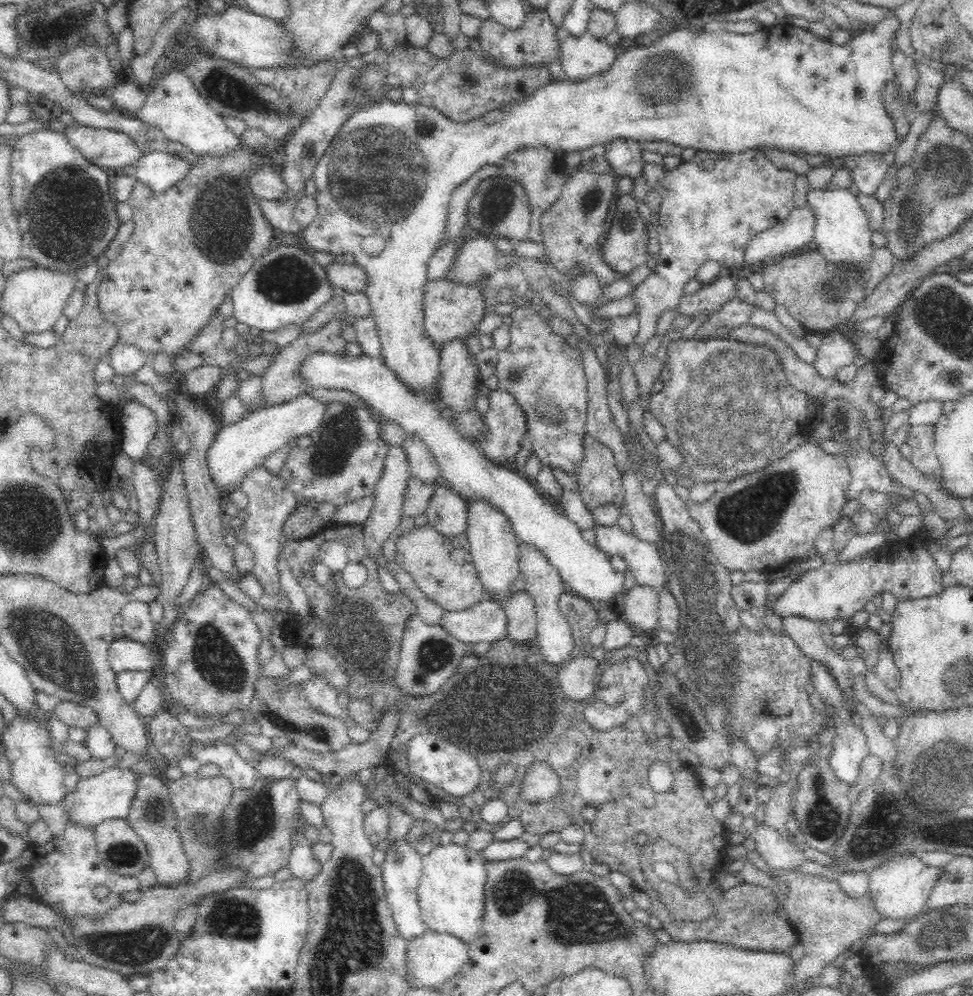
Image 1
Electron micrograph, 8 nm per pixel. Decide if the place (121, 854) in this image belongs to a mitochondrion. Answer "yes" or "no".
yes

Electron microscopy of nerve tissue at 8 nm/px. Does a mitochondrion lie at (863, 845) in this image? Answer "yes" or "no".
yes

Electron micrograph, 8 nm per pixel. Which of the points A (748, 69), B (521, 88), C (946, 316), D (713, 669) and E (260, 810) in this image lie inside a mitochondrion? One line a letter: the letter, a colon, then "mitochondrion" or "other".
A: other
B: other
C: mitochondrion
D: mitochondrion
E: mitochondrion

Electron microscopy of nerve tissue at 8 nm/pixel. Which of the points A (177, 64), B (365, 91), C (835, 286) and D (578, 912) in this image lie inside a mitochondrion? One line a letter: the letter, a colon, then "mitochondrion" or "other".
A: other
B: other
C: mitochondrion
D: mitochondrion

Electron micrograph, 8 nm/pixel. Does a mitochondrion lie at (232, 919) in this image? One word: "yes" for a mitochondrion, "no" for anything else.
yes

